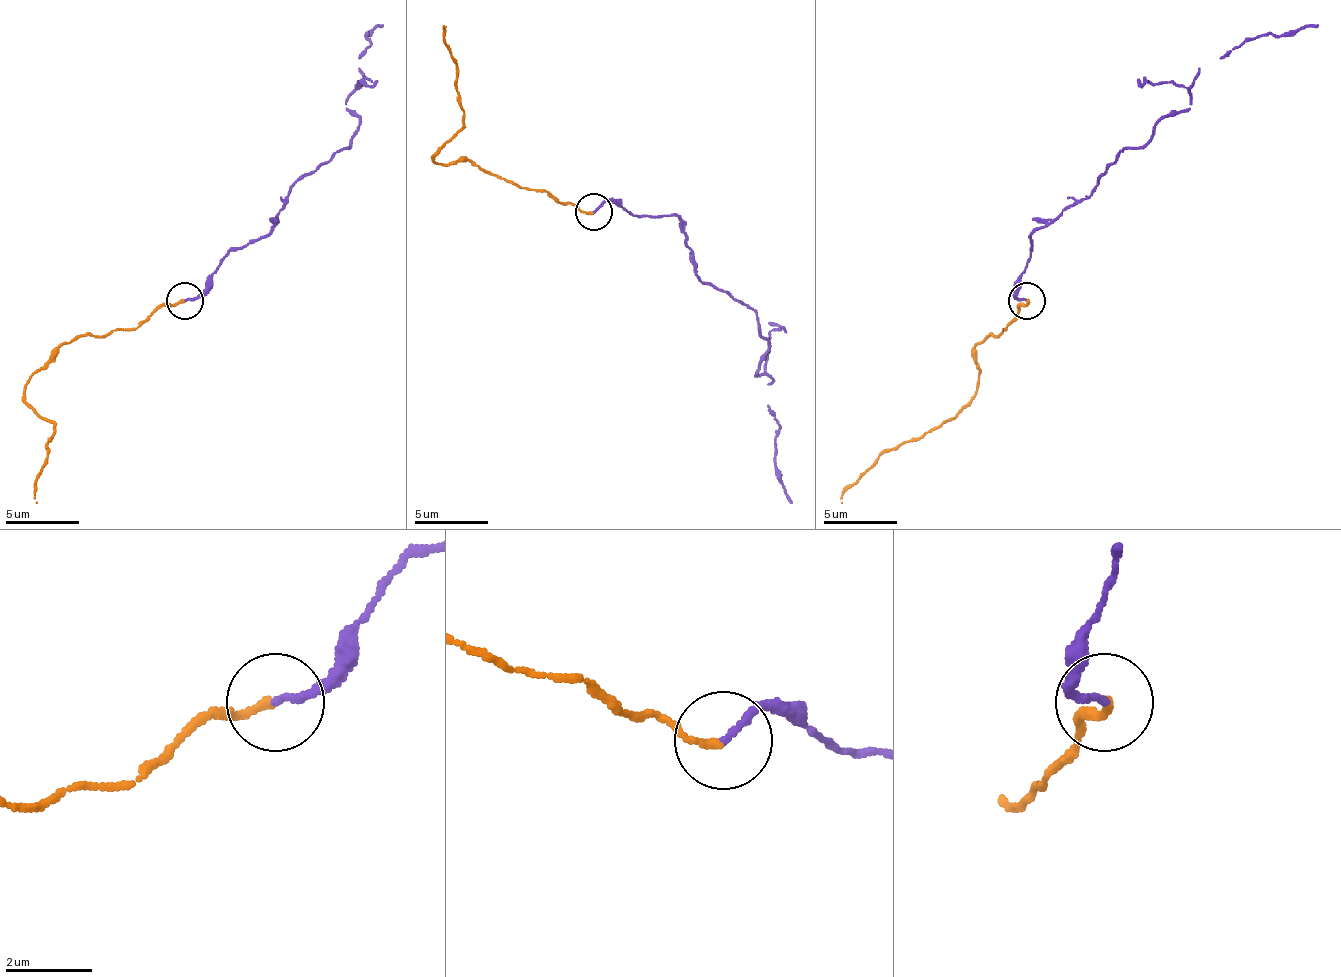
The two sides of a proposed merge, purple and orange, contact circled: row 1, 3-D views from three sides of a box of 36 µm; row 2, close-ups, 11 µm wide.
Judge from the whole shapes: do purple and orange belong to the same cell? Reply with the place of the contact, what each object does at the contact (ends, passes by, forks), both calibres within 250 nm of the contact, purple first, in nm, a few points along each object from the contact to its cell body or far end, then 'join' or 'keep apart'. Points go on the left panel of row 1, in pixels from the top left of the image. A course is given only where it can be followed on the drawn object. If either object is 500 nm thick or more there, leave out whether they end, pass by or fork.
at (184, 301); purple ends there; orange ends there; 160 nm thick on the purple side, 190 nm on the other; purple runs (185, 301), (233, 250), (267, 239), (289, 190), (348, 146), (359, 120), (345, 105), (382, 24); orange runs (182, 301), (159, 305), (133, 327), (115, 327), (63, 342), (26, 387), (26, 401), (52, 424), (37, 501); join

